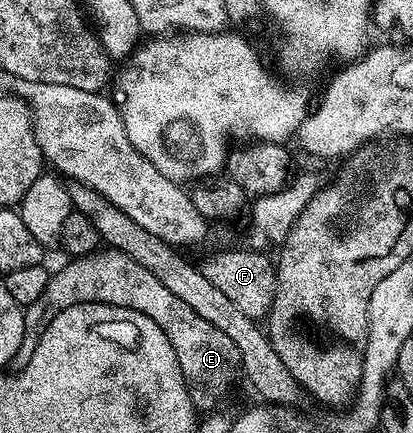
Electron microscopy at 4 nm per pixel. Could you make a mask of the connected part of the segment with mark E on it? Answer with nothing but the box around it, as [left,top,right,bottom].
[42,250,243,413]

